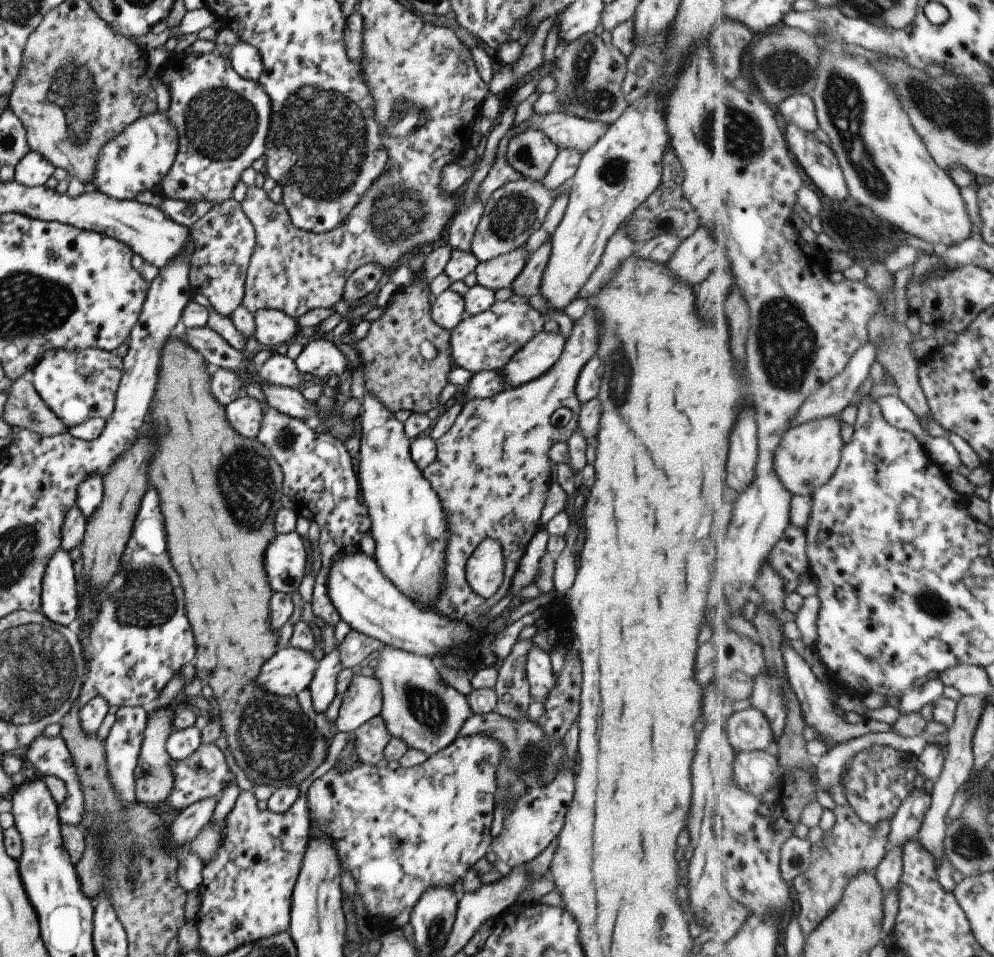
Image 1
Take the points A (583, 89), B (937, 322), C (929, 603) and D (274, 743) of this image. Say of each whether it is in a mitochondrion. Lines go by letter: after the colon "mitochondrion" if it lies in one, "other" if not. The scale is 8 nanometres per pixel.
A: mitochondrion
B: other
C: mitochondrion
D: mitochondrion

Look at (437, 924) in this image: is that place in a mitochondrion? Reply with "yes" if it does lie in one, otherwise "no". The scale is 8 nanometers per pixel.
yes

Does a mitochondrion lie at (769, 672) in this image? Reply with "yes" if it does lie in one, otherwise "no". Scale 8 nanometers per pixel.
no

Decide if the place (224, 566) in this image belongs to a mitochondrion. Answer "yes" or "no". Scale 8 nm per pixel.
no

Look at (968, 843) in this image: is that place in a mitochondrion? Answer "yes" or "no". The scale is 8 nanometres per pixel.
yes

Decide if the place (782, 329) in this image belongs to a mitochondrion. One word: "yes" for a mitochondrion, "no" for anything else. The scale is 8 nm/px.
yes

